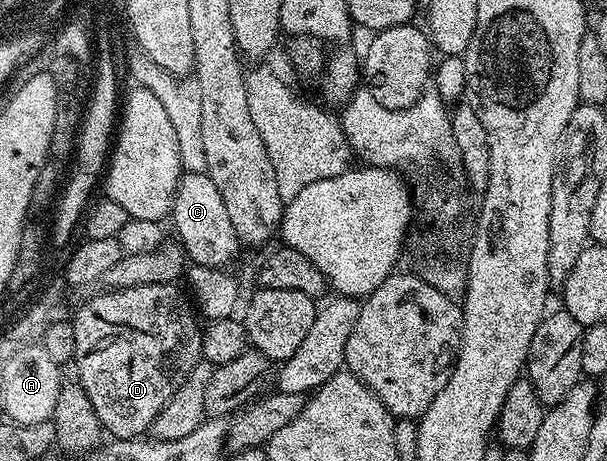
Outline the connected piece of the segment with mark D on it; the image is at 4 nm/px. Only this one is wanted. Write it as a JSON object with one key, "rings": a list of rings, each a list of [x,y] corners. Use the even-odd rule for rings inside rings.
{"rings":[[[160,283],[159,285],[135,285],[131,289],[119,289],[118,291],[105,289],[100,292],[102,295],[91,296],[74,315],[71,315],[71,322],[75,329],[75,351],[72,362],[75,366],[77,365],[78,376],[76,375],[76,378],[79,380],[81,388],[87,393],[87,397],[91,397],[91,405],[95,405],[95,413],[99,417],[102,428],[108,434],[110,431],[113,439],[136,439],[144,436],[152,428],[155,417],[161,412],[163,405],[167,405],[167,401],[171,401],[175,389],[179,389],[179,385],[183,385],[183,381],[191,373],[191,369],[195,369],[195,365],[202,362],[202,328],[199,323],[197,327],[199,315],[194,304],[187,298],[186,292],[184,290],[181,292],[179,288],[180,286],[171,283]]]}

